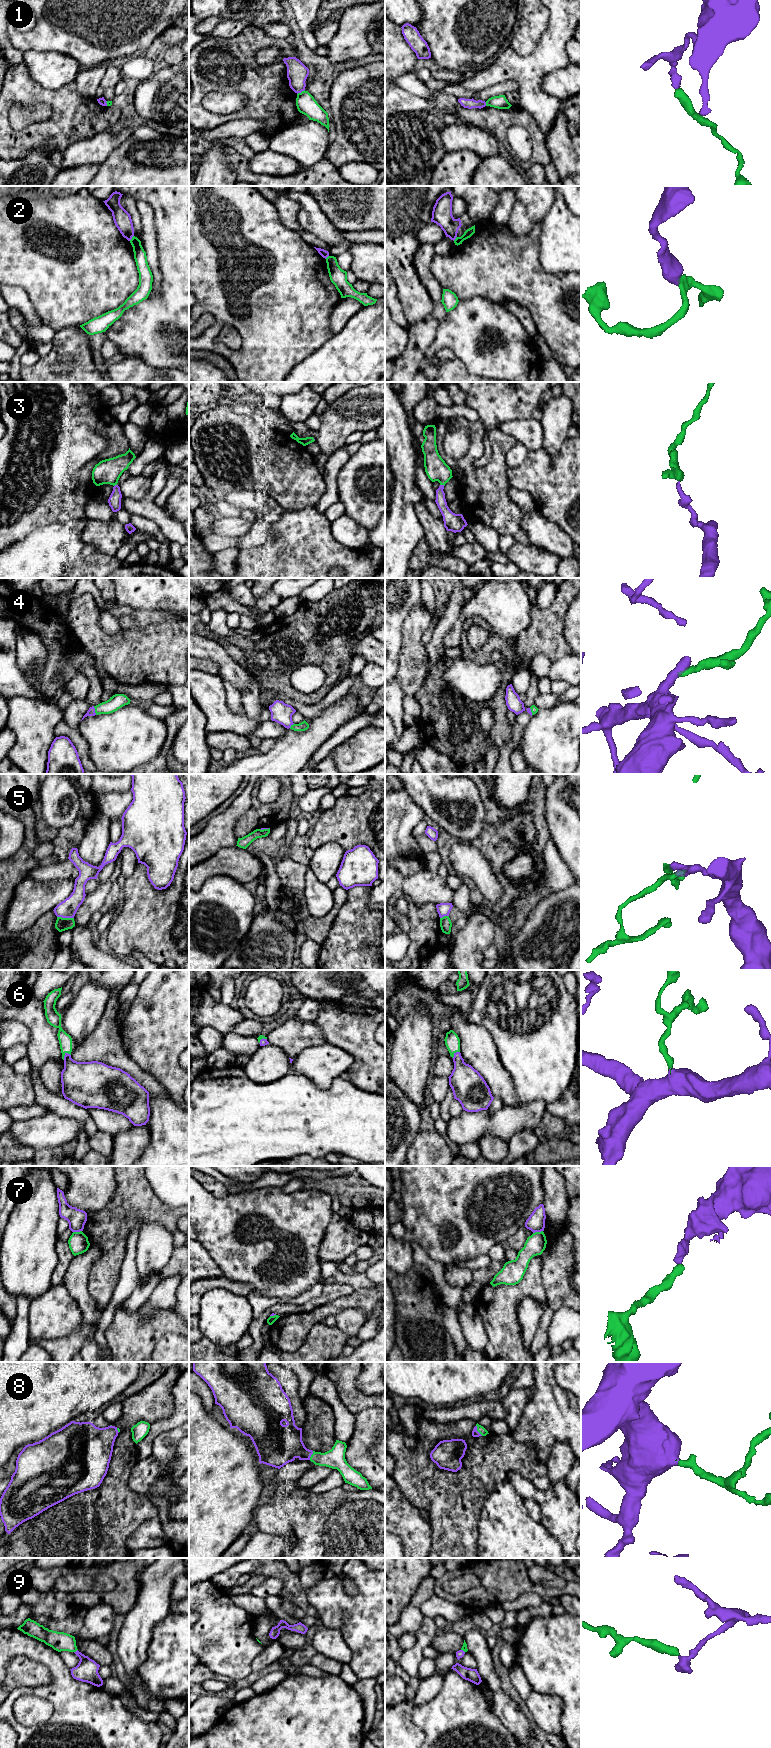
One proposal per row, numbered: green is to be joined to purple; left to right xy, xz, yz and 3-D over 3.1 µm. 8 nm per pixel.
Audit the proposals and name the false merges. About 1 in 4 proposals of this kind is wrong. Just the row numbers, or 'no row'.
1, 2, 5, 7

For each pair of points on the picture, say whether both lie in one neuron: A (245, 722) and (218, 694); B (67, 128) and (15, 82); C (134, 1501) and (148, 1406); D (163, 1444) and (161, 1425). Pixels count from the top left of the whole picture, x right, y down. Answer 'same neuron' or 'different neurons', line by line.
A: same neuron
B: same neuron
C: same neuron
D: different neurons

